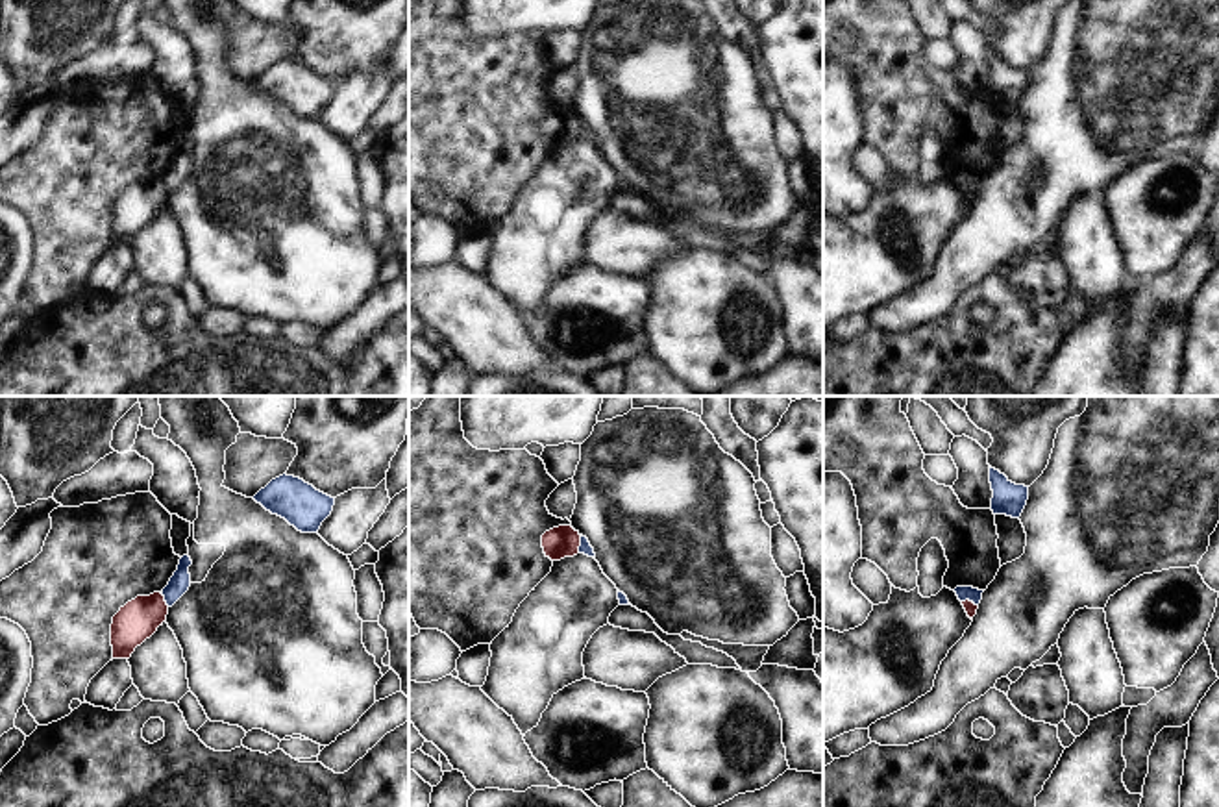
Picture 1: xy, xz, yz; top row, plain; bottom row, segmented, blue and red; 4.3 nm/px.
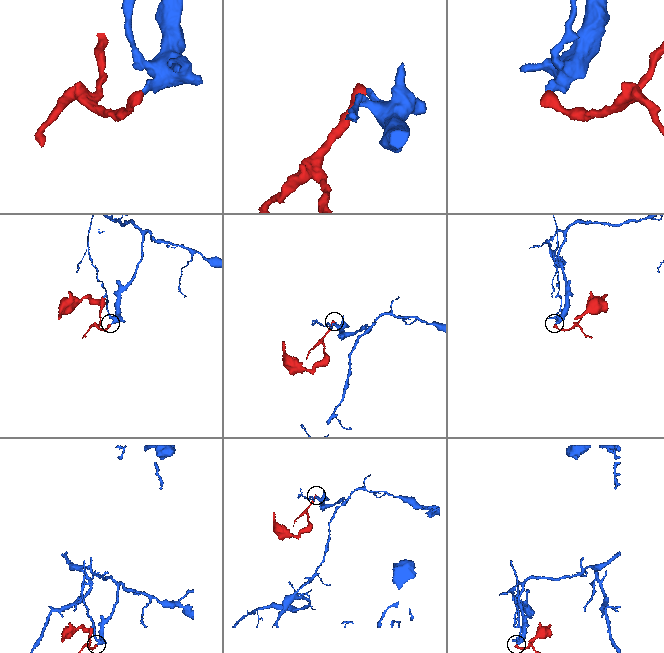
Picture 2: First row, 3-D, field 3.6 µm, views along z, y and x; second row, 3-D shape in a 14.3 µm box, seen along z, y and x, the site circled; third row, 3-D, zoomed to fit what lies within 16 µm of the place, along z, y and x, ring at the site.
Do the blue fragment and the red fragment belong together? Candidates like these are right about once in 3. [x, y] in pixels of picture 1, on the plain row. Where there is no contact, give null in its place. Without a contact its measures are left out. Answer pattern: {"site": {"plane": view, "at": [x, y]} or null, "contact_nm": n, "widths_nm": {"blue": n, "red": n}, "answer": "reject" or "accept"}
{"site": {"plane": "xz", "at": [581, 130]}, "contact_nm": 80, "widths_nm": {"blue": 50, "red": 140}, "answer": "reject"}

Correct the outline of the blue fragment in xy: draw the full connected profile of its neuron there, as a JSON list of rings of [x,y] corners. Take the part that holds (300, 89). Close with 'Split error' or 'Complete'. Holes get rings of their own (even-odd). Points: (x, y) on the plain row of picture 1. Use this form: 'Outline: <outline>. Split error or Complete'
Outline: [[[287,59],[272,65],[253,85],[302,118],[318,118],[335,91],[335,83]]]. Complete

